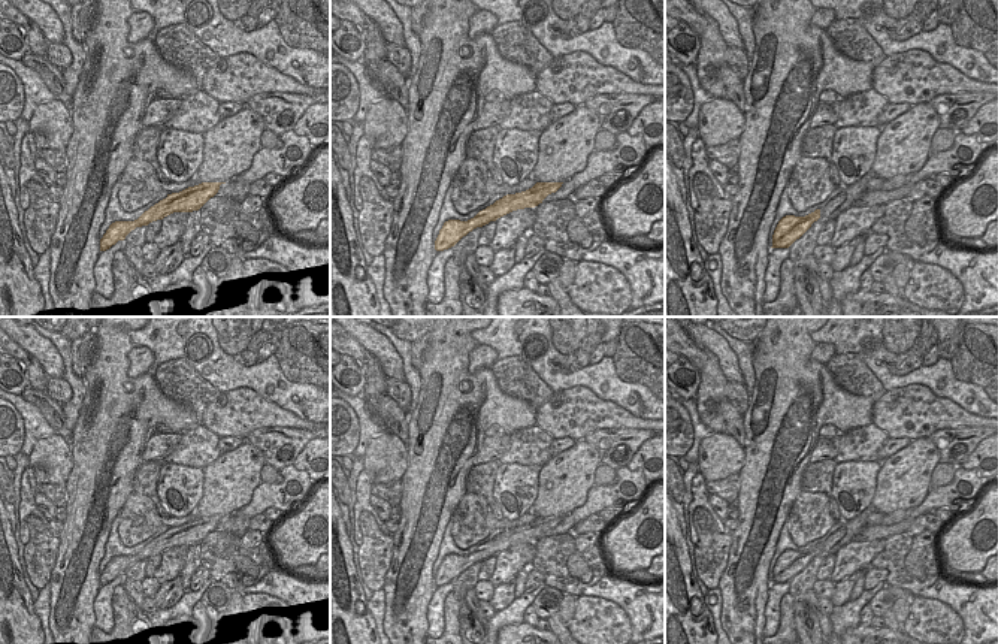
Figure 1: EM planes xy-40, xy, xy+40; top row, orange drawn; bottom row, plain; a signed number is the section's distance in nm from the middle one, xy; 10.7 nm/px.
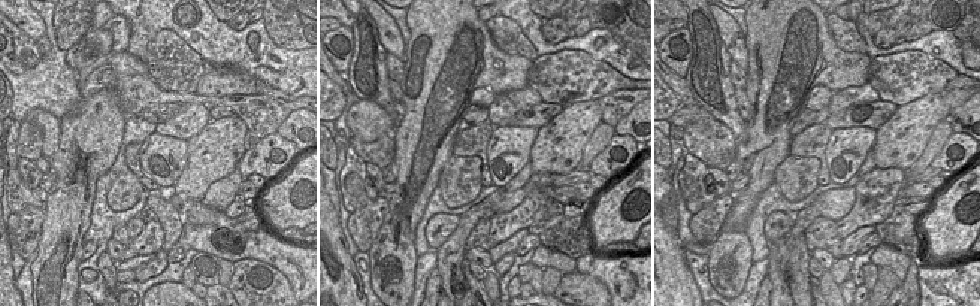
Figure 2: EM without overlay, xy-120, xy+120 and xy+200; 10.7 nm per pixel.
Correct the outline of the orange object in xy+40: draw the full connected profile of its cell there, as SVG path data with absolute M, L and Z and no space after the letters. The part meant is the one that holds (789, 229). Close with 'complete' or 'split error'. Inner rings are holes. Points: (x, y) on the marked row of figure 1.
M816 209L814 212L805 217L795 217L795 215L783 217L774 230L771 248L789 248L819 218L820 218L820 209Z; complete

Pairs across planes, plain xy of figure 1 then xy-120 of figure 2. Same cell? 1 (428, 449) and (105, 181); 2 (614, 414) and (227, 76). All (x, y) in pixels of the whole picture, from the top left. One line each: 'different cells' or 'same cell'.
1: different cells
2: same cell

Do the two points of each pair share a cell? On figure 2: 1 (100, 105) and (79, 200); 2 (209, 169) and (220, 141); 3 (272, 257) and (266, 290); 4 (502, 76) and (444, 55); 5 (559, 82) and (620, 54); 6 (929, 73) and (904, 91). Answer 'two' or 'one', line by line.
1: one
2: one
3: two
4: one
5: two
6: one

